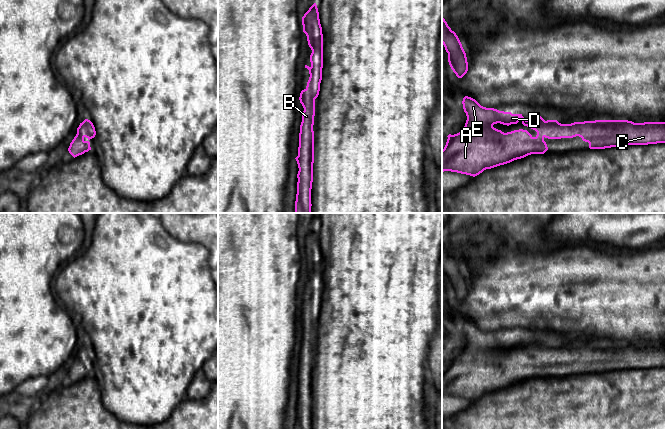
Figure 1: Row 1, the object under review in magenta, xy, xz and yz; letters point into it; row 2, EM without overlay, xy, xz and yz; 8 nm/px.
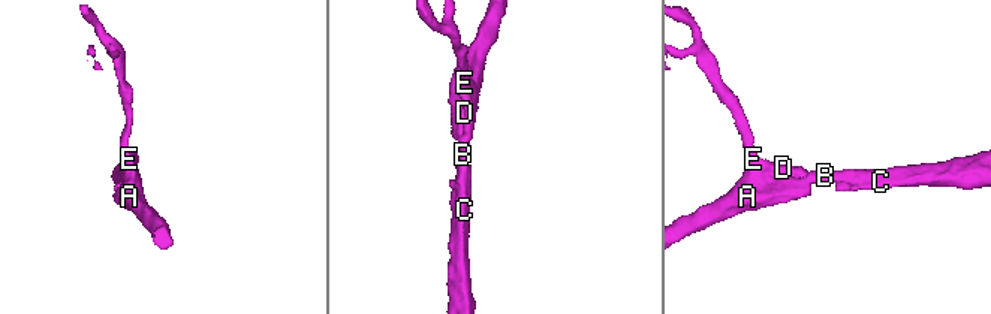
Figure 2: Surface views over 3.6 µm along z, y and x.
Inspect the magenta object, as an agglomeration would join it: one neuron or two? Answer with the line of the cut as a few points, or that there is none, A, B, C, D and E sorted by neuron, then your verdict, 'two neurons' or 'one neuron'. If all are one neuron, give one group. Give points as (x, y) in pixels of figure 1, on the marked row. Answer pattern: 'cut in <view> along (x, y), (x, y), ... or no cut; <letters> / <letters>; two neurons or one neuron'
no cut; A B C D E; one neuron

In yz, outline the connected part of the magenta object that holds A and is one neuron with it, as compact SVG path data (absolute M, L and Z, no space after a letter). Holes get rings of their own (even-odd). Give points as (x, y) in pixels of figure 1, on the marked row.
M468 96L463 98L462 104L467 120L459 133L447 136L446 145L442 150L442 172L451 171L475 177L486 169L504 165L531 154L544 154L548 150L545 138L561 139L579 136L589 143L590 149L666 143L666 122L634 123L628 120L595 120L561 124L557 120L545 121L540 115L533 121L529 121L522 114L483 107ZM520 119L524 126L537 132L535 137L523 129L504 133L493 127L497 123L507 126L517 124Z

